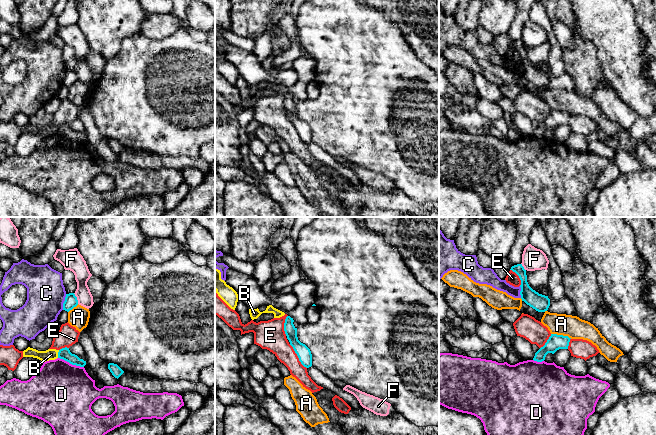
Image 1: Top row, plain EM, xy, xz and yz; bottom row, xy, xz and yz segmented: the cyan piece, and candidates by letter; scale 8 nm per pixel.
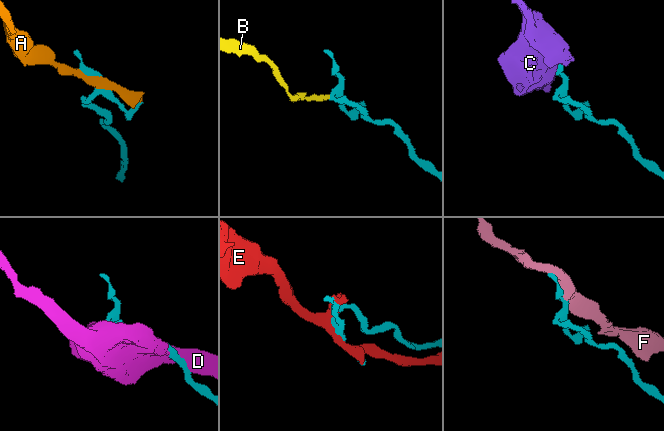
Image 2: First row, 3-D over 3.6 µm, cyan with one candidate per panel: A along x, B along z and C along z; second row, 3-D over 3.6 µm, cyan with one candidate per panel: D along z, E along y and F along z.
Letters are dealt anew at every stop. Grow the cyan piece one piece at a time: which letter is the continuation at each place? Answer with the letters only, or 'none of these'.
none of these

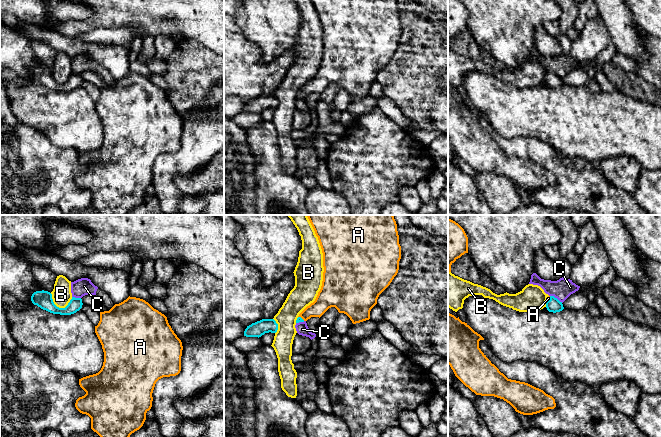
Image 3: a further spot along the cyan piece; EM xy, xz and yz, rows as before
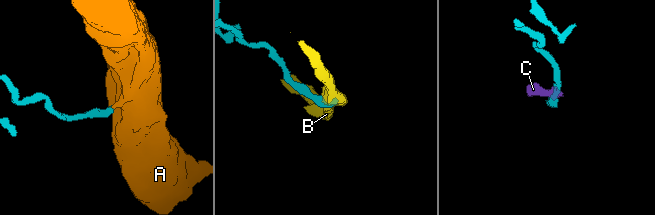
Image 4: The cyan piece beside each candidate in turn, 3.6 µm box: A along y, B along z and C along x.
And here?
A

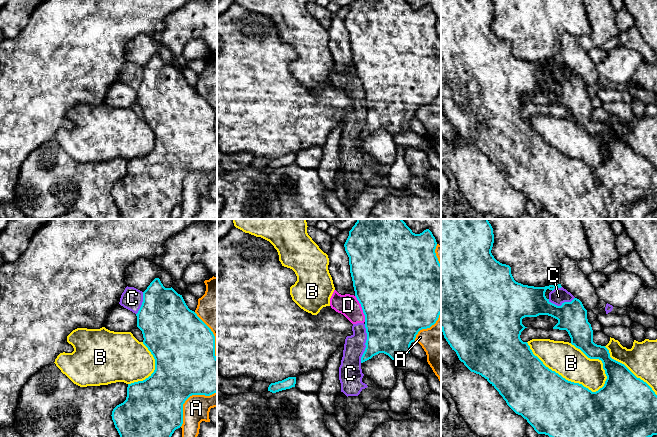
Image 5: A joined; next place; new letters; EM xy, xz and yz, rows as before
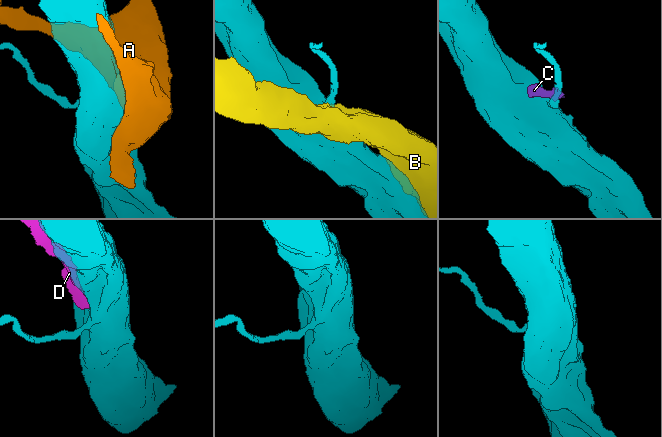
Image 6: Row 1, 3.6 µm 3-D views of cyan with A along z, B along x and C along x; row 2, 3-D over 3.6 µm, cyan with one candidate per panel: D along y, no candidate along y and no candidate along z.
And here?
none of these

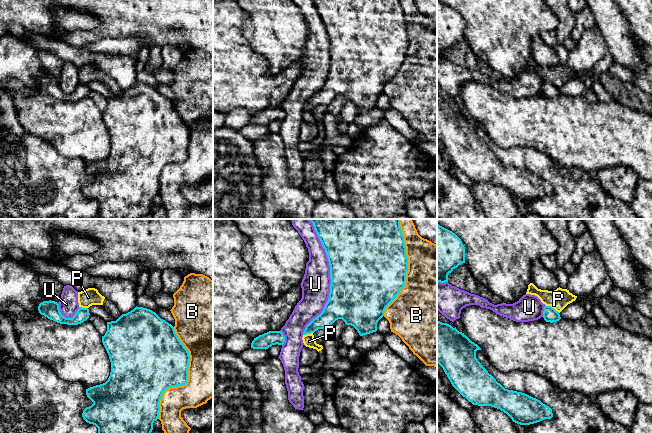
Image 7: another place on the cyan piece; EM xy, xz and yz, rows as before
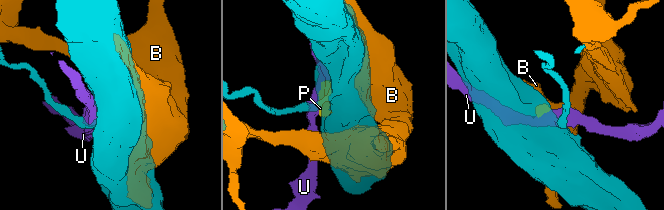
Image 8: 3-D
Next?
none of these

